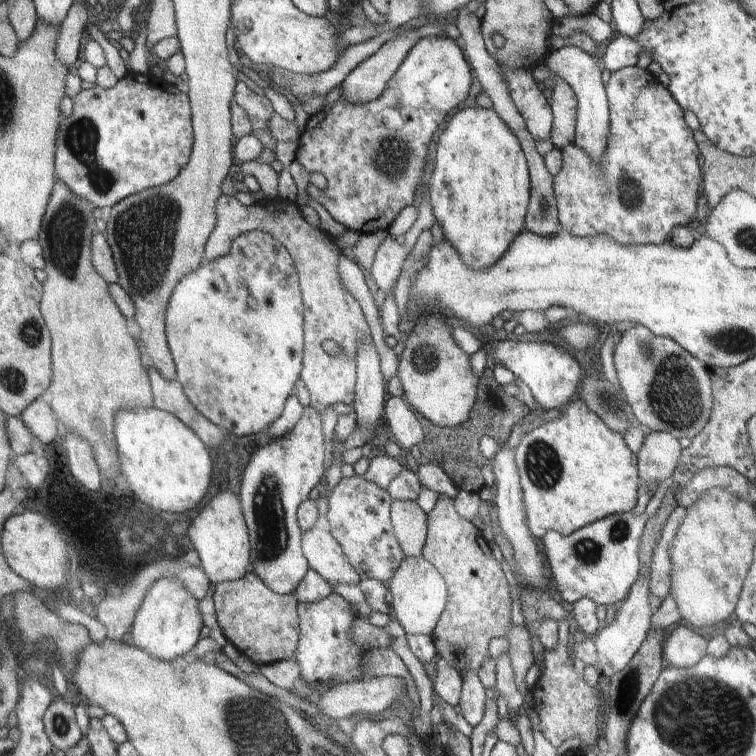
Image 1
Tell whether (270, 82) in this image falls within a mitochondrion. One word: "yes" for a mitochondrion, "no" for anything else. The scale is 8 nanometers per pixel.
no

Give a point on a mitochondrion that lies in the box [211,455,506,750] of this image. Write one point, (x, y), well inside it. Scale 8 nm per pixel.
(271, 529)

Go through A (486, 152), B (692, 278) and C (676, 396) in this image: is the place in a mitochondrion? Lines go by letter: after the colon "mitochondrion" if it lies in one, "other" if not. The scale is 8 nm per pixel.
A: other
B: other
C: mitochondrion

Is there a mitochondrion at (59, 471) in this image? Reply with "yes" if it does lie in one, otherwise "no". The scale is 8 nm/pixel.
no

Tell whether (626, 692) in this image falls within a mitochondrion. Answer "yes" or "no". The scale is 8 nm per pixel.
yes

